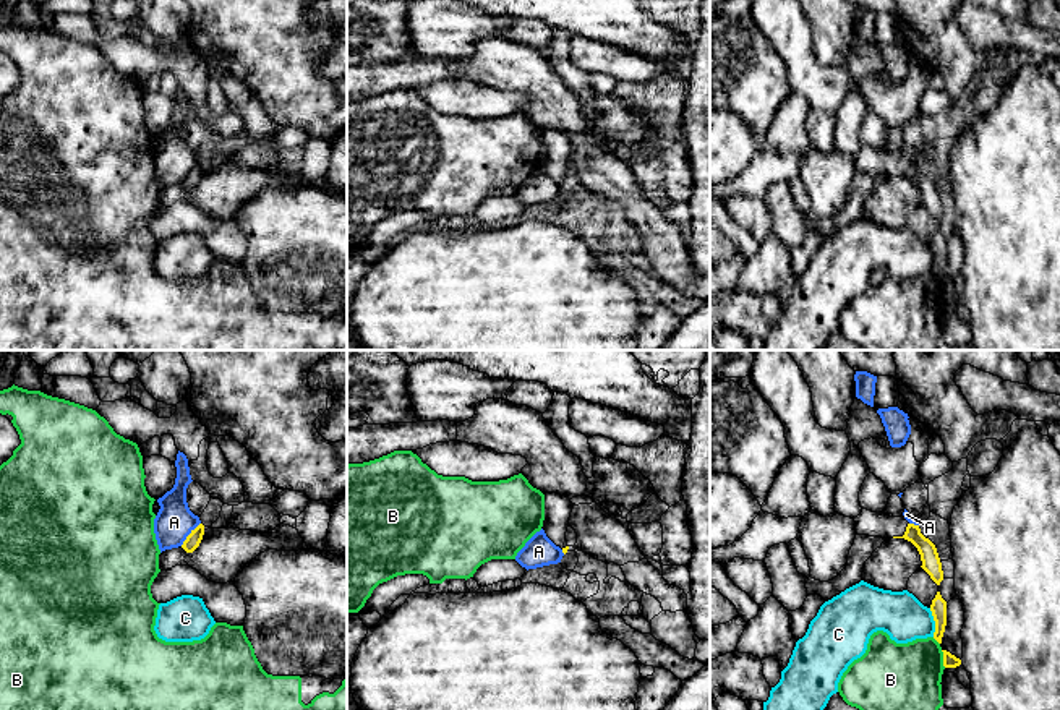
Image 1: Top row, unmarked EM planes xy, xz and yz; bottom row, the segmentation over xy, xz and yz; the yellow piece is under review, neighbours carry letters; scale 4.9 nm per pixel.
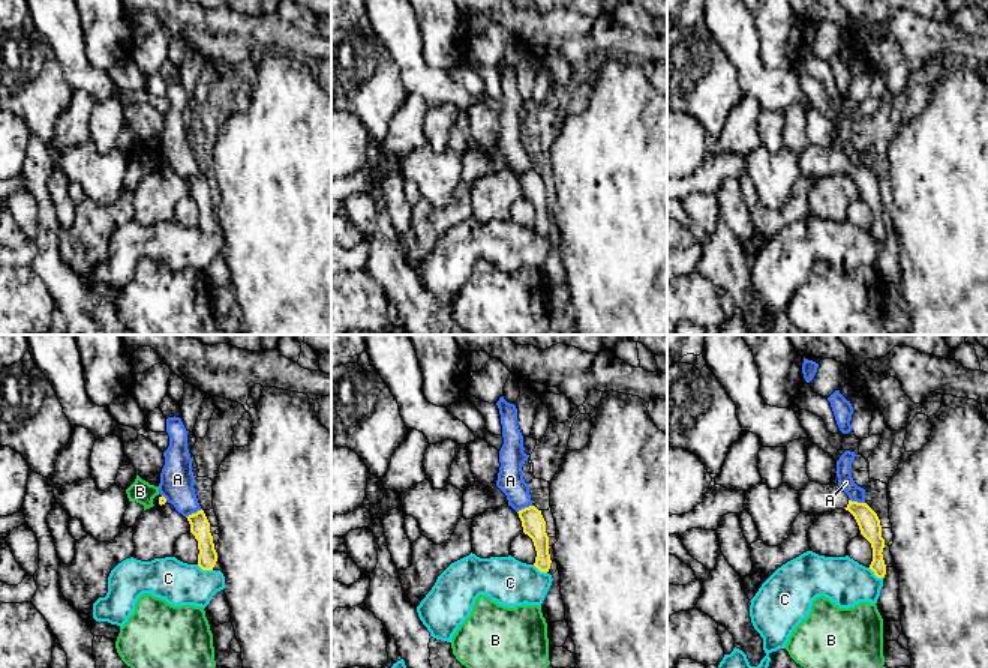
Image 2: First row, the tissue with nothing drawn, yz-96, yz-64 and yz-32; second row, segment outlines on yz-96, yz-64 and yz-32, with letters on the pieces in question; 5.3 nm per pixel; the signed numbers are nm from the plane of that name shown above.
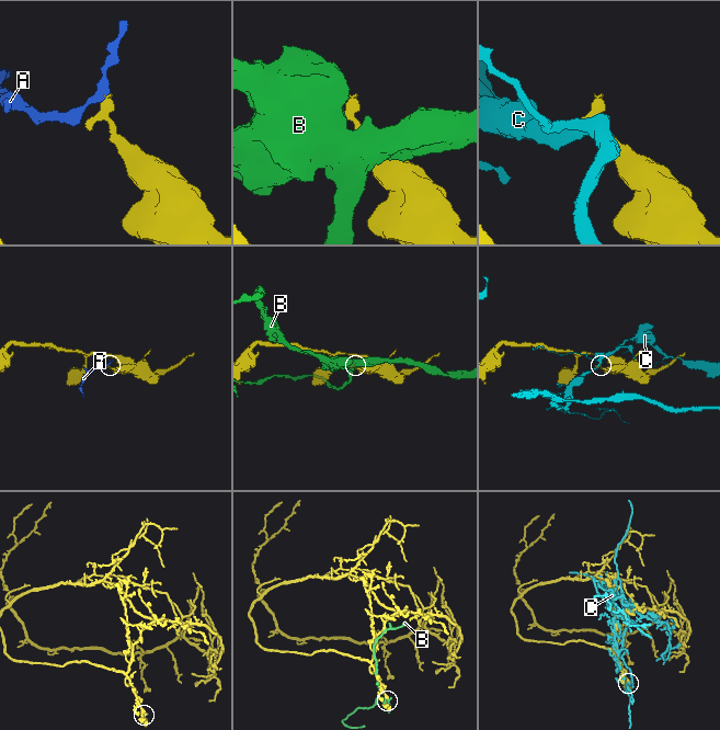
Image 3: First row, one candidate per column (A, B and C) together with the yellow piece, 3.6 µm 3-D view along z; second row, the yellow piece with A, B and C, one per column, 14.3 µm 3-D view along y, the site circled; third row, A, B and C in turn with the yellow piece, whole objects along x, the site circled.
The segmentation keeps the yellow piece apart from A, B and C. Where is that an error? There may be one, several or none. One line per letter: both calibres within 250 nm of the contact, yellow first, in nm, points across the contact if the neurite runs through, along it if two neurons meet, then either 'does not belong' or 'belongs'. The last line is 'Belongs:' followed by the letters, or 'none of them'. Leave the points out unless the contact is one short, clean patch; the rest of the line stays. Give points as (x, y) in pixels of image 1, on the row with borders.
A: 70 nm thick on the yellow side, 190 nm on the other; border along xy (200, 522), (180, 545); does not belong
B: 70 nm thick on the yellow side, 340 nm on the other; does not belong
C: 80 nm thick on the yellow side, 220 nm on the other; does not belong
Belongs: none of them

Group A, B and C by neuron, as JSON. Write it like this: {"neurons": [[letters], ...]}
{"neurons": [["A"], ["B"], ["C"]]}

